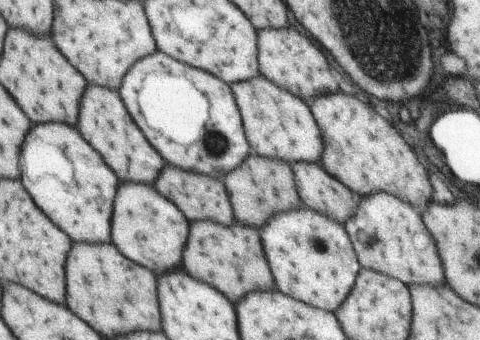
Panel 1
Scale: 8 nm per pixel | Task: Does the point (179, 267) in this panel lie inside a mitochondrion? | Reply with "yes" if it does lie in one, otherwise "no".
no

